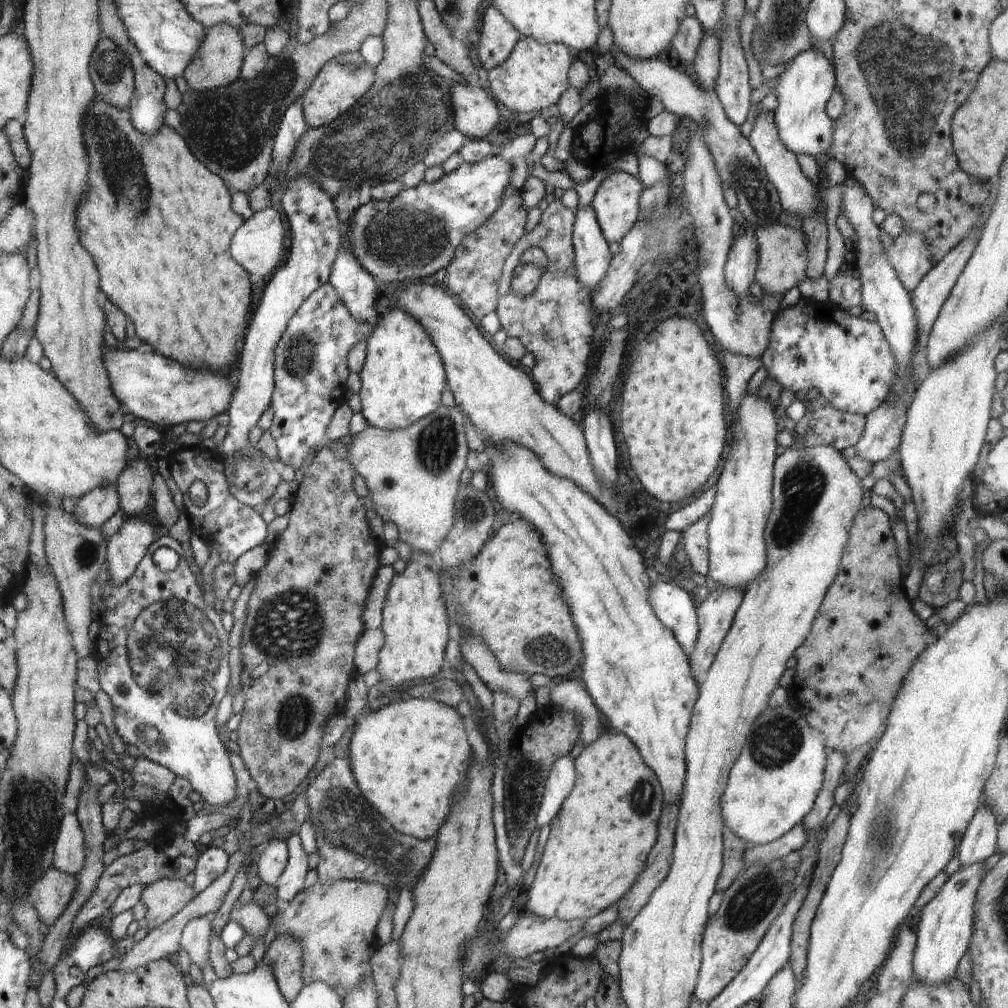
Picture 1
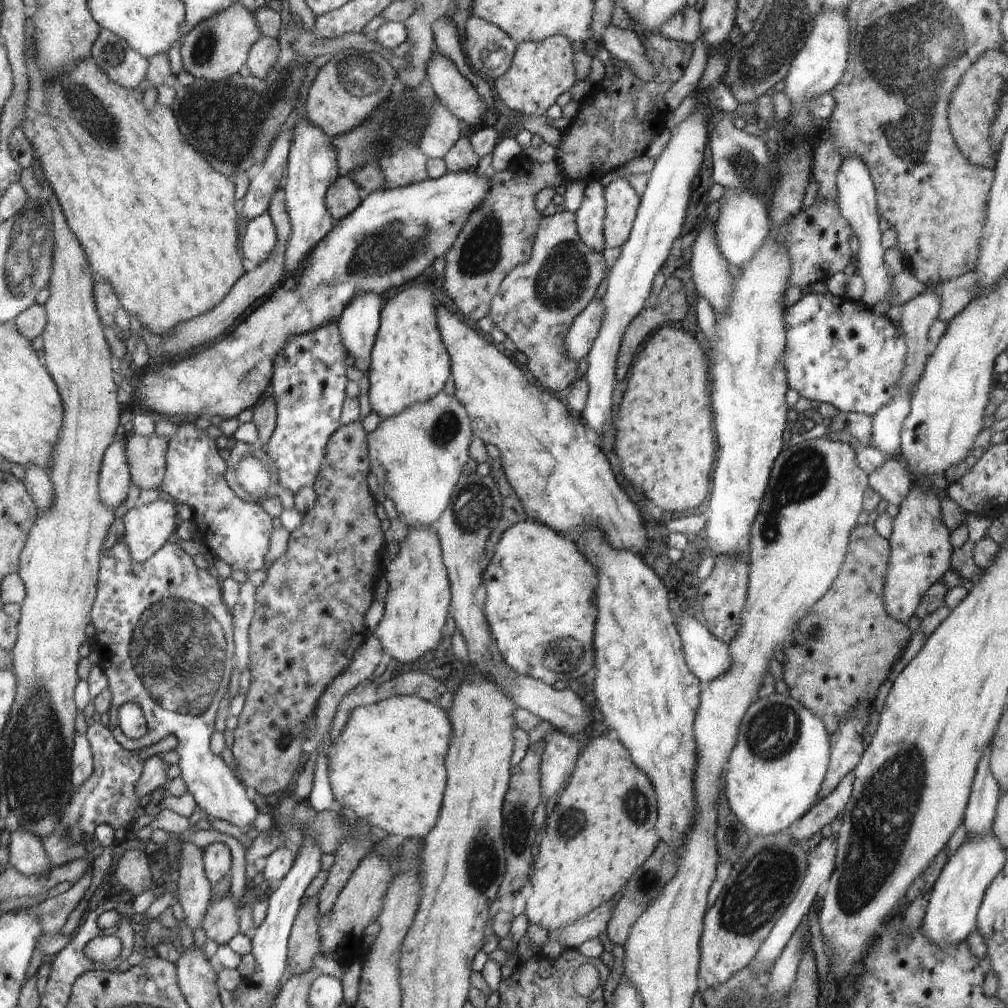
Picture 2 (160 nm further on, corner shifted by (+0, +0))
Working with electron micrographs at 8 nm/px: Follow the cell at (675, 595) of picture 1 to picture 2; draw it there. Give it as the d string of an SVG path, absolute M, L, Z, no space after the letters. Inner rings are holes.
M685 612L680 622L680 640L684 655L684 660L688 668L699 680L711 683L713 680L723 677L733 663L729 646L718 640L702 623L698 622L694 616Z

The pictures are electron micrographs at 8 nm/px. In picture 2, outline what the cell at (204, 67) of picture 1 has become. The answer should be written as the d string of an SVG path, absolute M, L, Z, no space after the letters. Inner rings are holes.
M242 4L228 6L226 10L216 12L216 16L206 18L198 26L194 26L181 41L178 51L183 62L183 68L192 76L202 81L227 81L230 76L238 75L240 68L246 62L248 50L256 40L261 38L256 26L253 12L248 12Z

